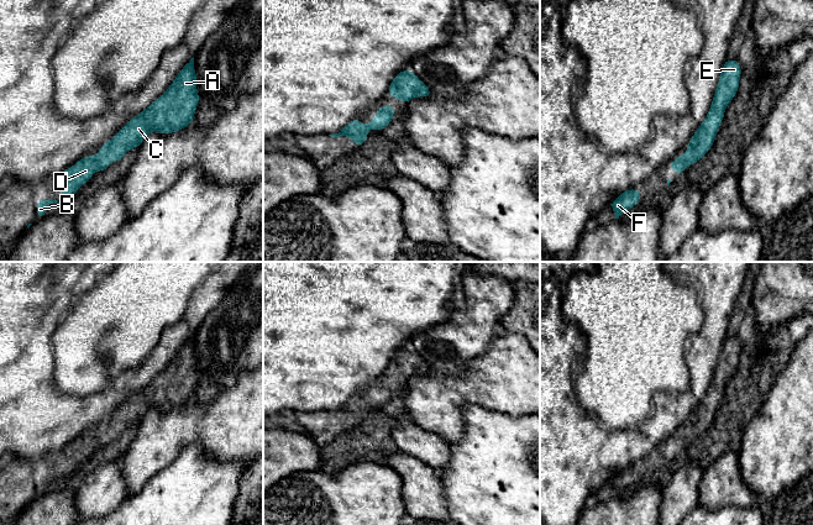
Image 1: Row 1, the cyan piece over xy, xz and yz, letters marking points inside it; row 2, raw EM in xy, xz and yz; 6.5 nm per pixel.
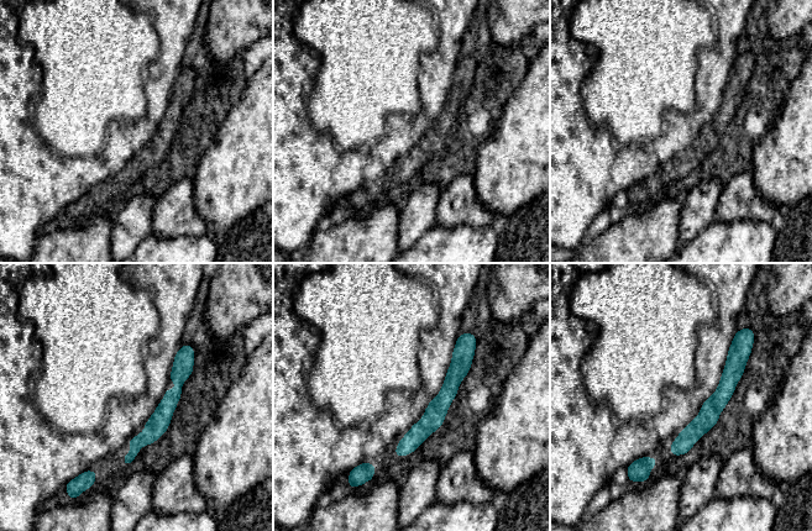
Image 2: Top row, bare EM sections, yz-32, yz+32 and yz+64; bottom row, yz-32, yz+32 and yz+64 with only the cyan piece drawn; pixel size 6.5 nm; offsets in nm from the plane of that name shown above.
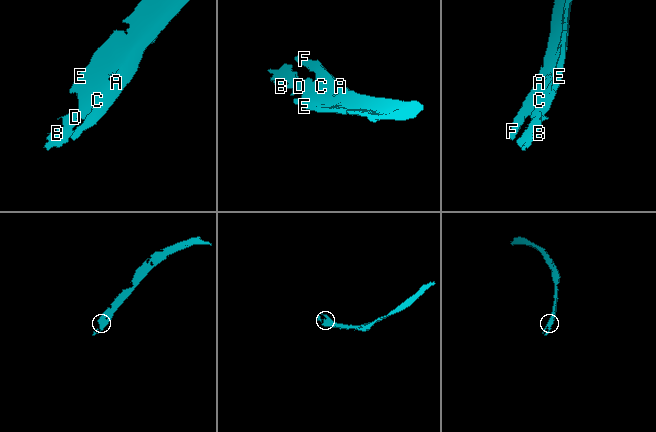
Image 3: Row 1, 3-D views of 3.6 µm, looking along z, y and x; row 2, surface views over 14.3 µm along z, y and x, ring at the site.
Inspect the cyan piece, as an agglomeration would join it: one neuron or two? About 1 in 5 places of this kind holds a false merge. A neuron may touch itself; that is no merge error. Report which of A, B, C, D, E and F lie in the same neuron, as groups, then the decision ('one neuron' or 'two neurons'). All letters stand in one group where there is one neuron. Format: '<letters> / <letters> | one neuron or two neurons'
A B C D E F | one neuron

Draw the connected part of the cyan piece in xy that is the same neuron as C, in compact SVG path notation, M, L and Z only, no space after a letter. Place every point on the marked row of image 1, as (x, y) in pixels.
M194 57L184 64L184 68L177 75L174 82L167 91L157 100L154 100L138 116L132 117L114 137L103 145L99 153L91 157L84 157L77 162L74 167L67 168L62 174L53 177L54 189L62 190L68 200L72 198L78 188L93 178L93 170L103 172L109 167L110 161L119 162L127 149L136 148L141 145L145 137L151 131L161 133L172 133L193 122L194 111L199 104L199 95L196 93L196 74L194 72Z

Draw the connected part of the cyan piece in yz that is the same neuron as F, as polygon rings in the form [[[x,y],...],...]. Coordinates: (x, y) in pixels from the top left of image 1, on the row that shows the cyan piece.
[[[631,189],[624,191],[620,196],[612,201],[612,209],[615,214],[615,219],[618,220],[623,212],[631,209],[638,203],[640,203],[640,190]]]

